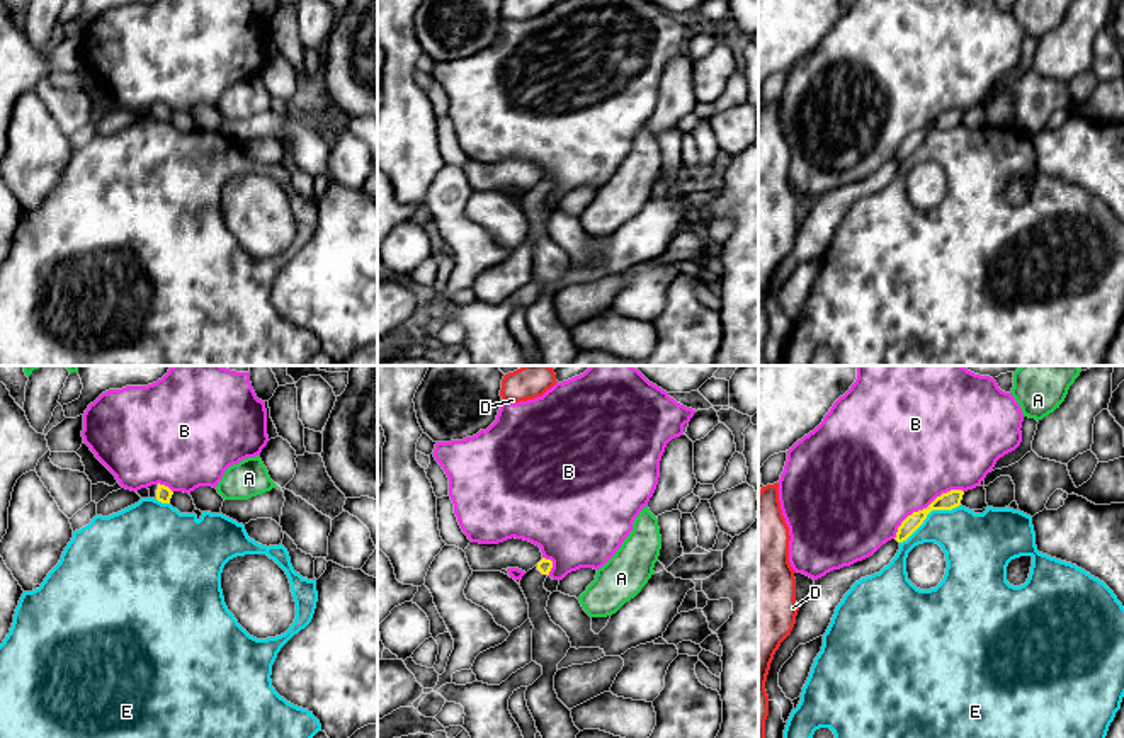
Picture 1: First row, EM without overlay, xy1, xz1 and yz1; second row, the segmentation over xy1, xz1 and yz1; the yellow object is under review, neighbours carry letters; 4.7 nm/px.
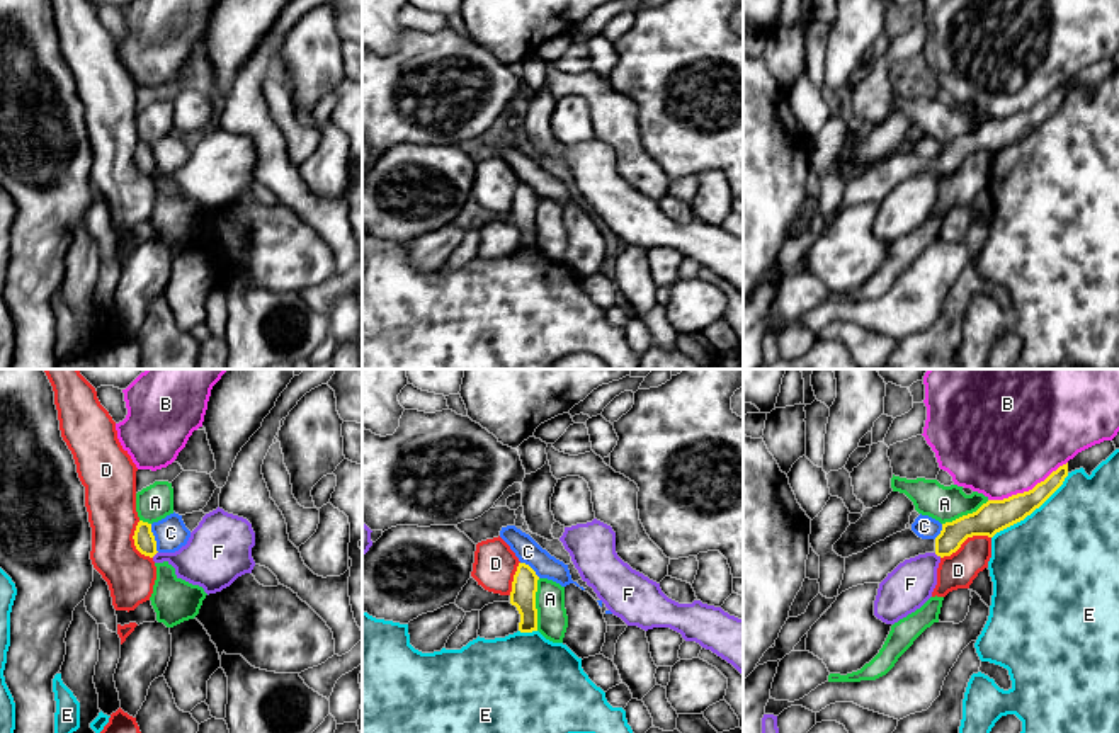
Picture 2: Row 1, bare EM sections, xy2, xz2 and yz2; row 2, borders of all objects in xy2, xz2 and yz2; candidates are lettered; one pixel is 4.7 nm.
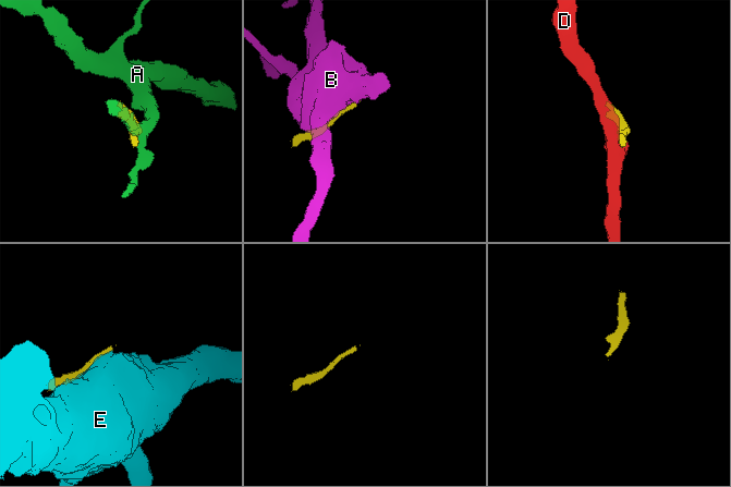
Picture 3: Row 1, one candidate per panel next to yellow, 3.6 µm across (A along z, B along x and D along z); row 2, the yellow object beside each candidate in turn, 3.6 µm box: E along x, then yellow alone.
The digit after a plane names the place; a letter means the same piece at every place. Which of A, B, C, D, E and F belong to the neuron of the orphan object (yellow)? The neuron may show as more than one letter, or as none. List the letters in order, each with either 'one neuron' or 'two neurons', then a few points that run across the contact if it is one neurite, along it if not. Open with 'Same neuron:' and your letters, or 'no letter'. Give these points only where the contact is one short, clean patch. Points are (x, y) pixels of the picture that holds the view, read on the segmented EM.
Same neuron: no letter
A: two neurons; line xz2 (539, 579), (536, 630)
B: two neurons
C: two neurons; line xy2 (150, 524), (159, 551)
D: two neurons; line yz2 (990, 536), (970, 536), (954, 551), (941, 558)
E: two neurons
F: two neurons; line yz2 (934, 553), (941, 556)

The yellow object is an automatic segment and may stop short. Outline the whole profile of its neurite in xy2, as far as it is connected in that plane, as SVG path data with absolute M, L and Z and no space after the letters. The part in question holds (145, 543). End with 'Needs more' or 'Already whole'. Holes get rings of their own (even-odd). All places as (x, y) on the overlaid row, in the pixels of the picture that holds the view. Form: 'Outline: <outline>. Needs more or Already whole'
Outline: M139 520L133 539L134 539L136 549L141 554L153 558L158 553L156 541L155 541L155 536L151 532L151 524Z. Already whole

